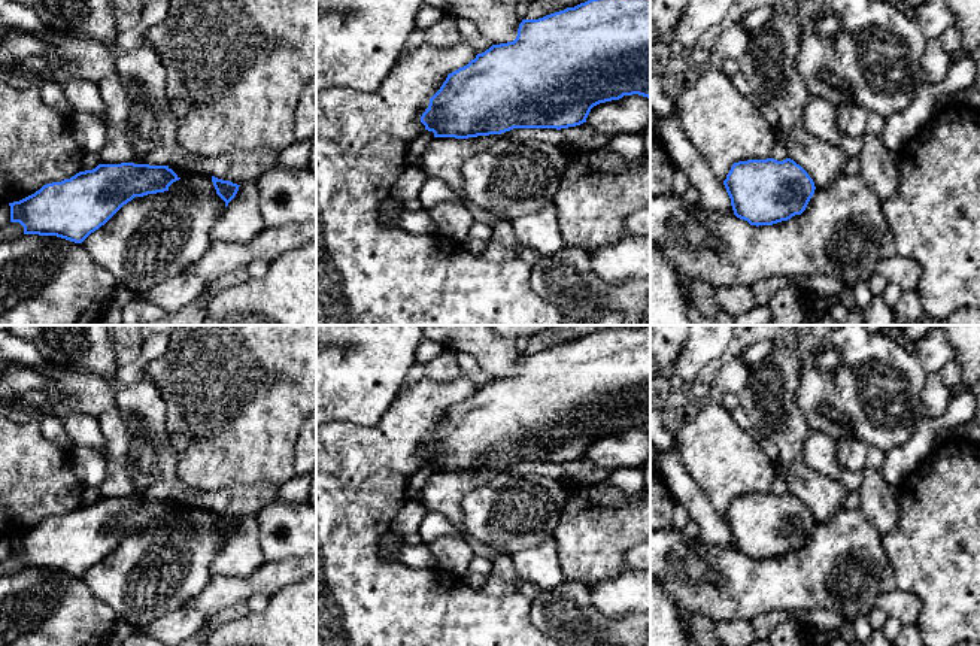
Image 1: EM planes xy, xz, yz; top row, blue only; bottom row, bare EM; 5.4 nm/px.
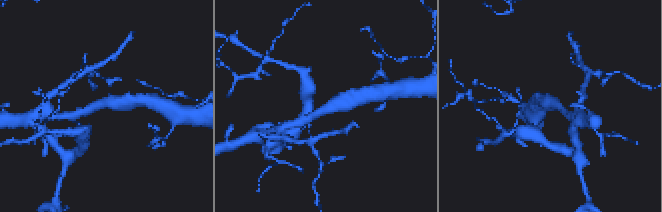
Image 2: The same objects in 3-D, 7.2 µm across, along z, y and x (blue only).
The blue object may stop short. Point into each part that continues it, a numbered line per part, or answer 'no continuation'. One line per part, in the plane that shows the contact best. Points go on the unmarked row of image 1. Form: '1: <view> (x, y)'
no continuation

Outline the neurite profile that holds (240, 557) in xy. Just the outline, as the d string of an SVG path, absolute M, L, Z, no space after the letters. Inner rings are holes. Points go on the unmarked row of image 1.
M255 515L240 518L222 552L212 562L215 577L248 577L264 564L260 549L260 527Z

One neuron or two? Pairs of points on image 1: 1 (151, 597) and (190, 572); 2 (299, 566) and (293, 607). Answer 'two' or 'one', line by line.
1: one
2: two

